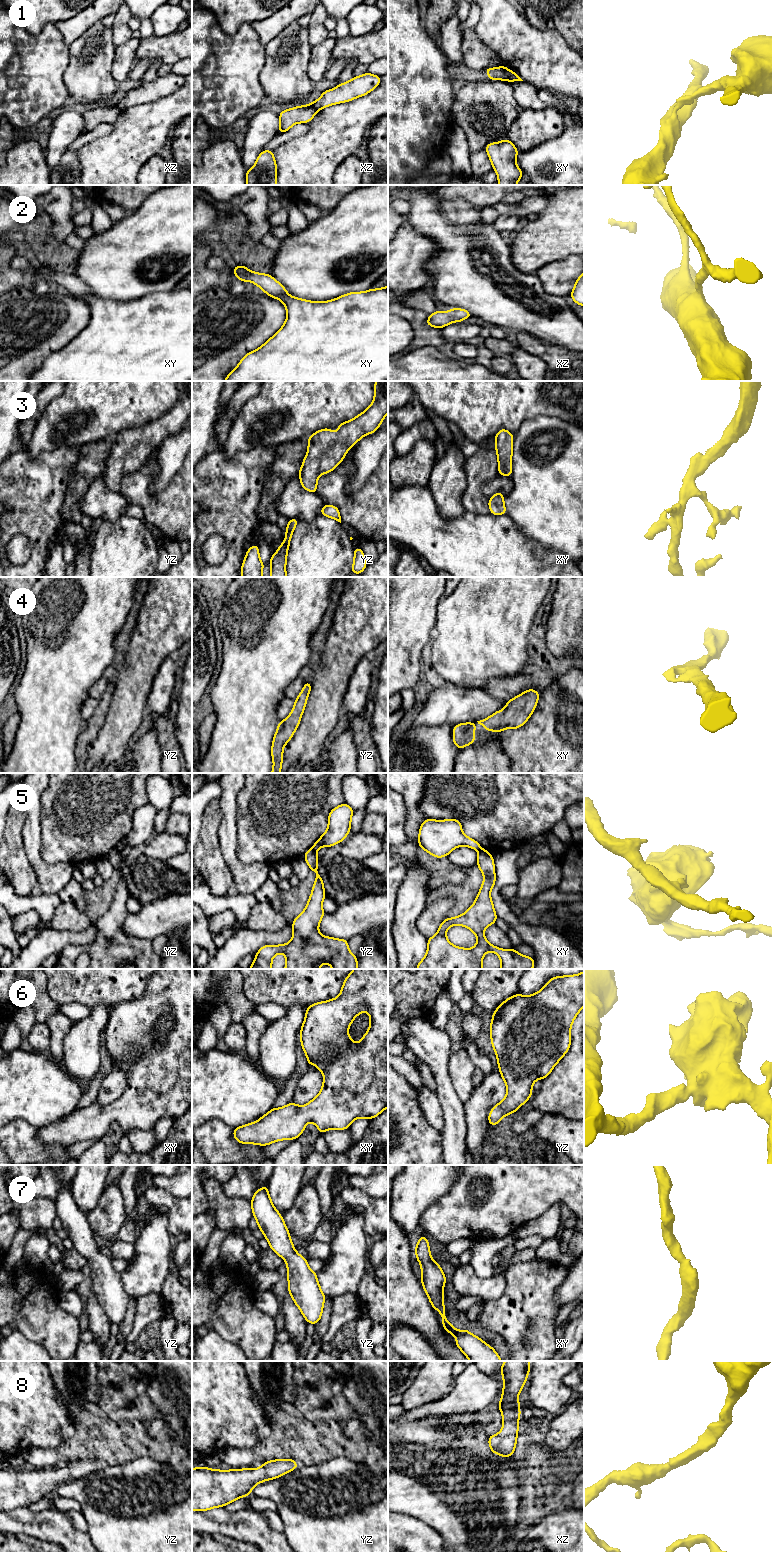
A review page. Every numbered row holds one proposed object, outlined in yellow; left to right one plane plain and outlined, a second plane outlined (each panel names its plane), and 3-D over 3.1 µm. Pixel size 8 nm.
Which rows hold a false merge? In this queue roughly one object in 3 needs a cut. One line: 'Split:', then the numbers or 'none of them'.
Split: 1, 5

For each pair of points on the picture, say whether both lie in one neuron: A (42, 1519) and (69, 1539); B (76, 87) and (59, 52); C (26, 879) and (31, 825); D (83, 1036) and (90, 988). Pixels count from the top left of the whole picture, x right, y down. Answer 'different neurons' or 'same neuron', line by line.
A: same neuron
B: different neurons
C: different neurons
D: different neurons

